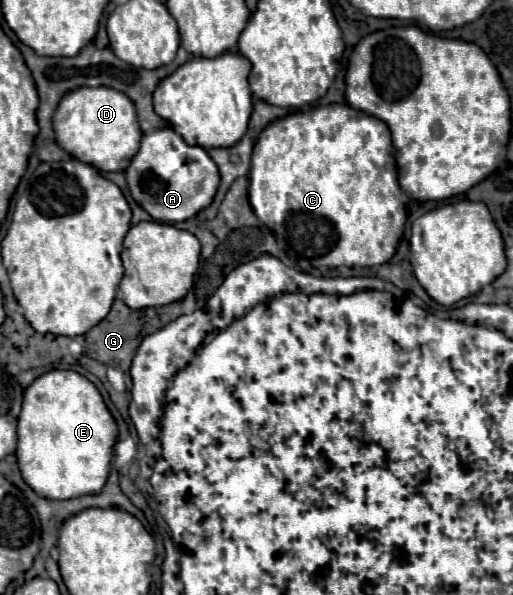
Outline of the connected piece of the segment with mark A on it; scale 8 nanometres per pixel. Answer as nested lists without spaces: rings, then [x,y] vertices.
[[[172,127],[156,129],[144,135],[140,141],[138,153],[134,155],[124,175],[128,181],[130,193],[134,193],[136,203],[142,205],[156,221],[170,221],[170,223],[186,221],[194,217],[198,211],[206,209],[212,203],[220,185],[218,167],[212,161],[212,157],[206,153],[206,149],[188,147],[186,141]]]

